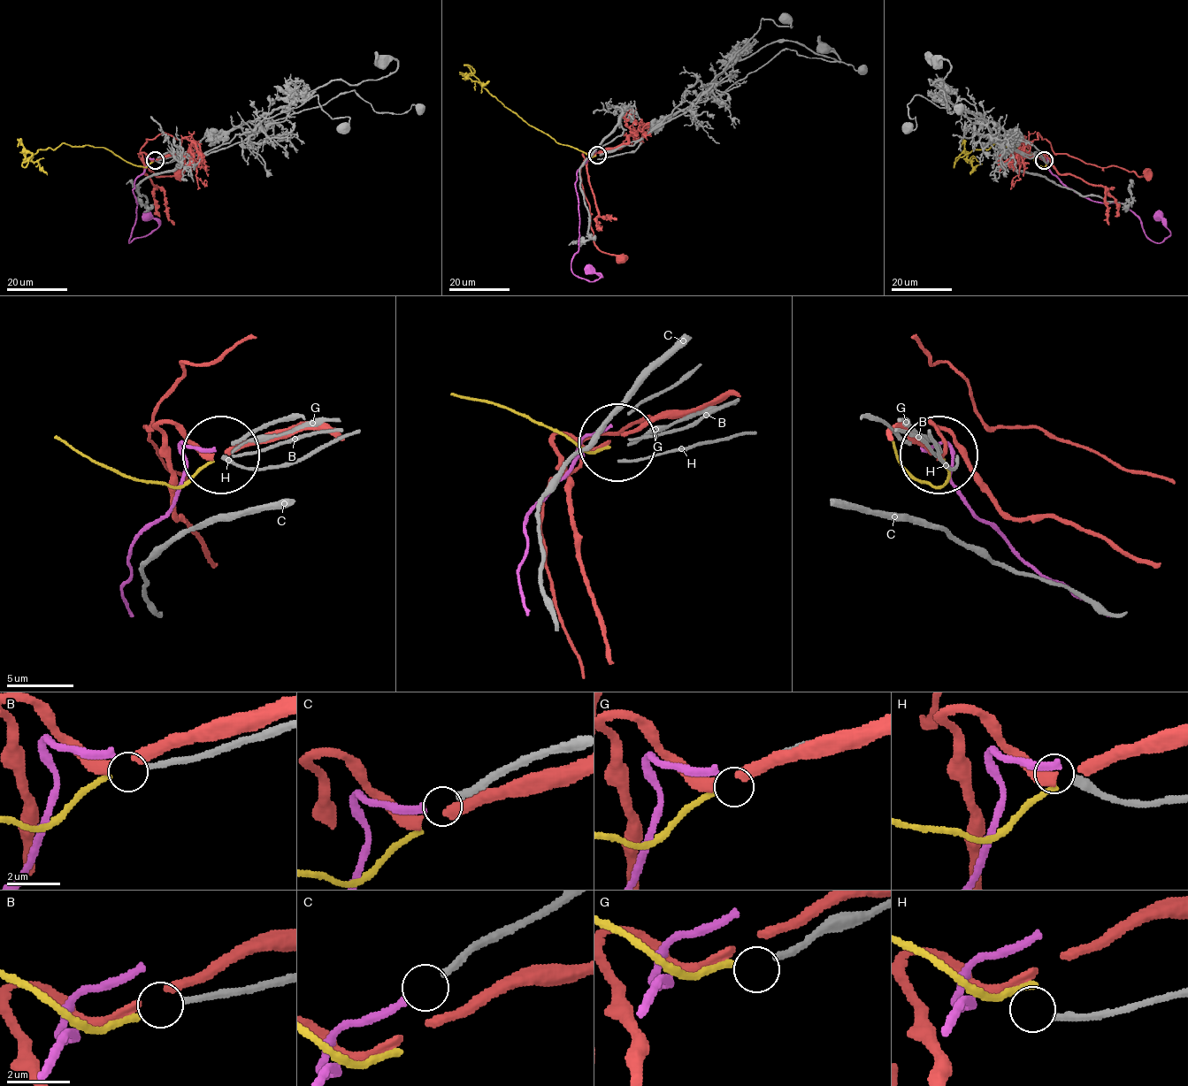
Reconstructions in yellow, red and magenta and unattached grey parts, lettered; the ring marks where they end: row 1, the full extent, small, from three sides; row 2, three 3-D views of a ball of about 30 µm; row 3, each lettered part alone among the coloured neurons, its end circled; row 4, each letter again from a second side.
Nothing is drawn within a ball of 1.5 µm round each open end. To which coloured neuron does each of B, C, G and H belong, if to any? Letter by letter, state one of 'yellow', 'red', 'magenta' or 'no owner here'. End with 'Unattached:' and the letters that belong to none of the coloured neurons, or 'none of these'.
B: no owner here
C: magenta
G: yellow
H: no owner here
Unattached: B, H

